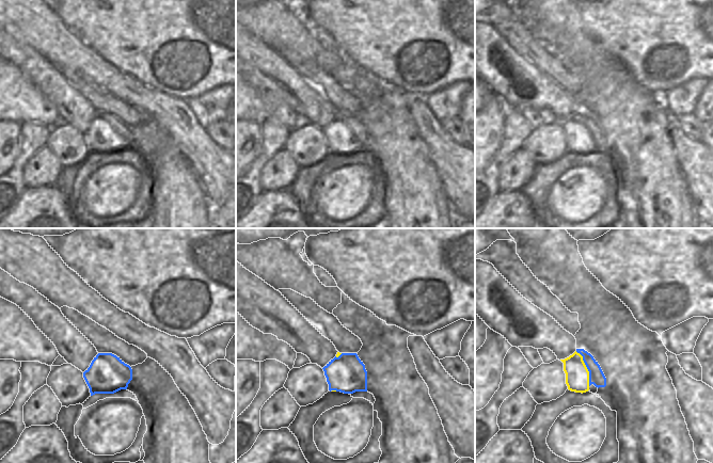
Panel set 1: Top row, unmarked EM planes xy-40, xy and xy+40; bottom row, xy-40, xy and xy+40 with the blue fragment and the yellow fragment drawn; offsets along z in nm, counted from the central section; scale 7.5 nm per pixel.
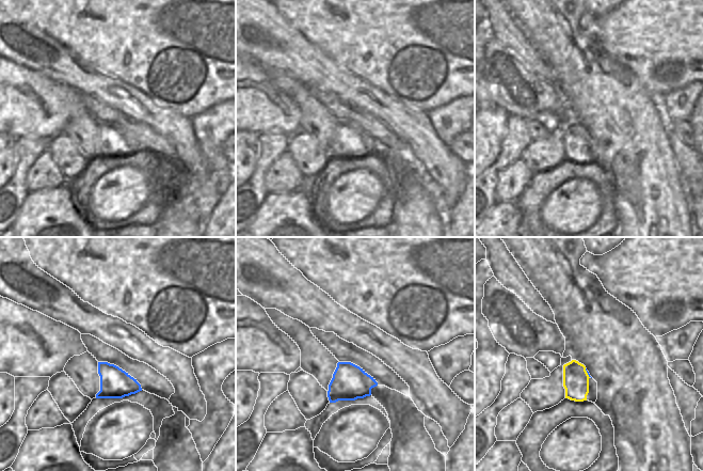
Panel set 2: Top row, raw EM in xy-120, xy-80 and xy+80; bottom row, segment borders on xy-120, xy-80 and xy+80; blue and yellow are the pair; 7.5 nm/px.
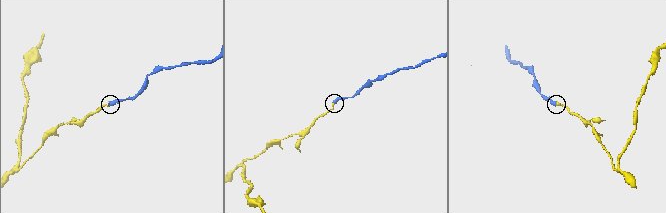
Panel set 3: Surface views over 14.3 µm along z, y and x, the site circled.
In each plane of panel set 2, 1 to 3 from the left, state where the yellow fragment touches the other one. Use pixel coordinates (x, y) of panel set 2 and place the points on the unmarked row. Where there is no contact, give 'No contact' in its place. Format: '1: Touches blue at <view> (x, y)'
1: No contact
2: No contact
3: Touches blue at xy+80 (587, 132).

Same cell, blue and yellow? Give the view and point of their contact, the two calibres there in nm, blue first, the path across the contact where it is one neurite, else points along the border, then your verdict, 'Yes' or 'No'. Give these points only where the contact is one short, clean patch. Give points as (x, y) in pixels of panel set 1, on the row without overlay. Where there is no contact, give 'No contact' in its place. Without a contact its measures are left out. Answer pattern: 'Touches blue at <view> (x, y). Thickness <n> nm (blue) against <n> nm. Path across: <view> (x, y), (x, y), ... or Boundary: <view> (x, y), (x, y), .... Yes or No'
Touches blue at xy+40 (587, 129). Thickness 120 nm (blue) against 180 nm. Path across: xy+40 (597, 138), (587, 129), (576, 134). Yes.

